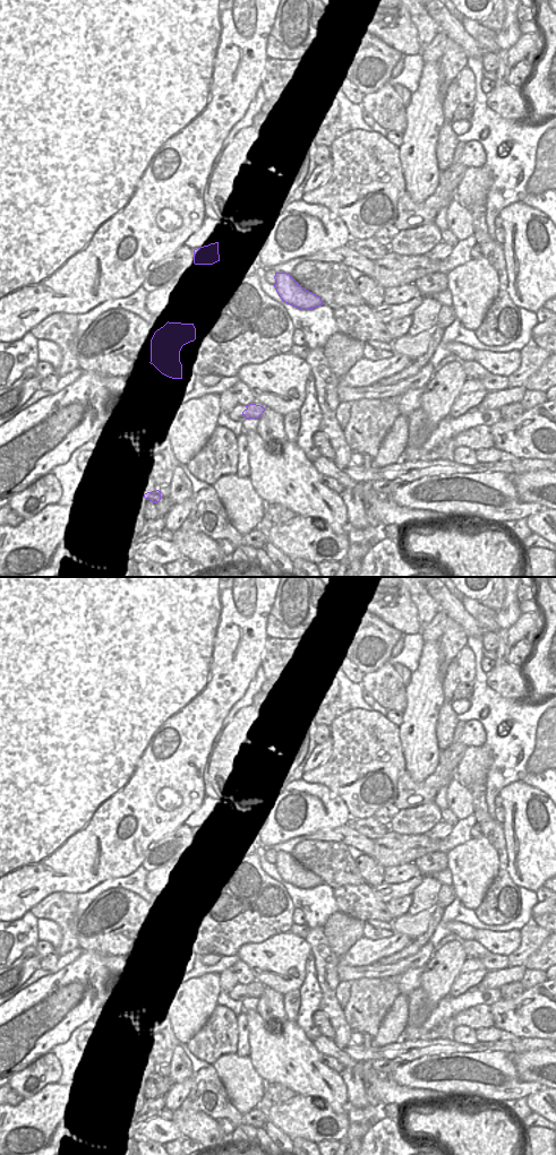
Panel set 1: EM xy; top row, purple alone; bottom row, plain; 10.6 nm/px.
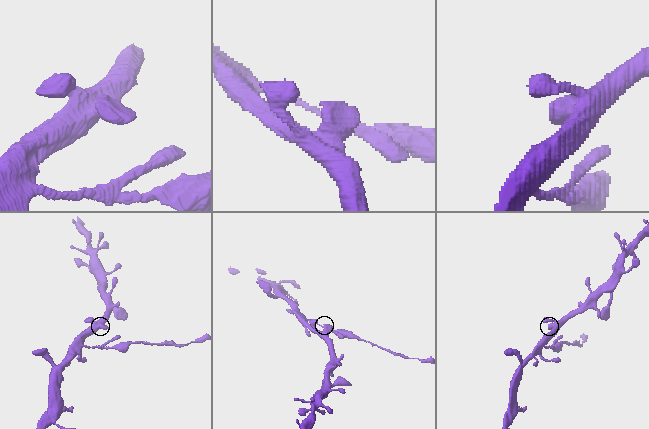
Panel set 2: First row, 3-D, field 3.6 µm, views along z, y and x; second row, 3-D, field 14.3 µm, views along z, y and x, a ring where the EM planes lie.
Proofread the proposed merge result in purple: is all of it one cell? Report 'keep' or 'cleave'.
cleave

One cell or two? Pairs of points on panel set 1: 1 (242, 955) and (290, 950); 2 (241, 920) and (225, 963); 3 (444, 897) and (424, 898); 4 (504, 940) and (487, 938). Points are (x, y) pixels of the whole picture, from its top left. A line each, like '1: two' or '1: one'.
1: one
2: two
3: two
4: one

